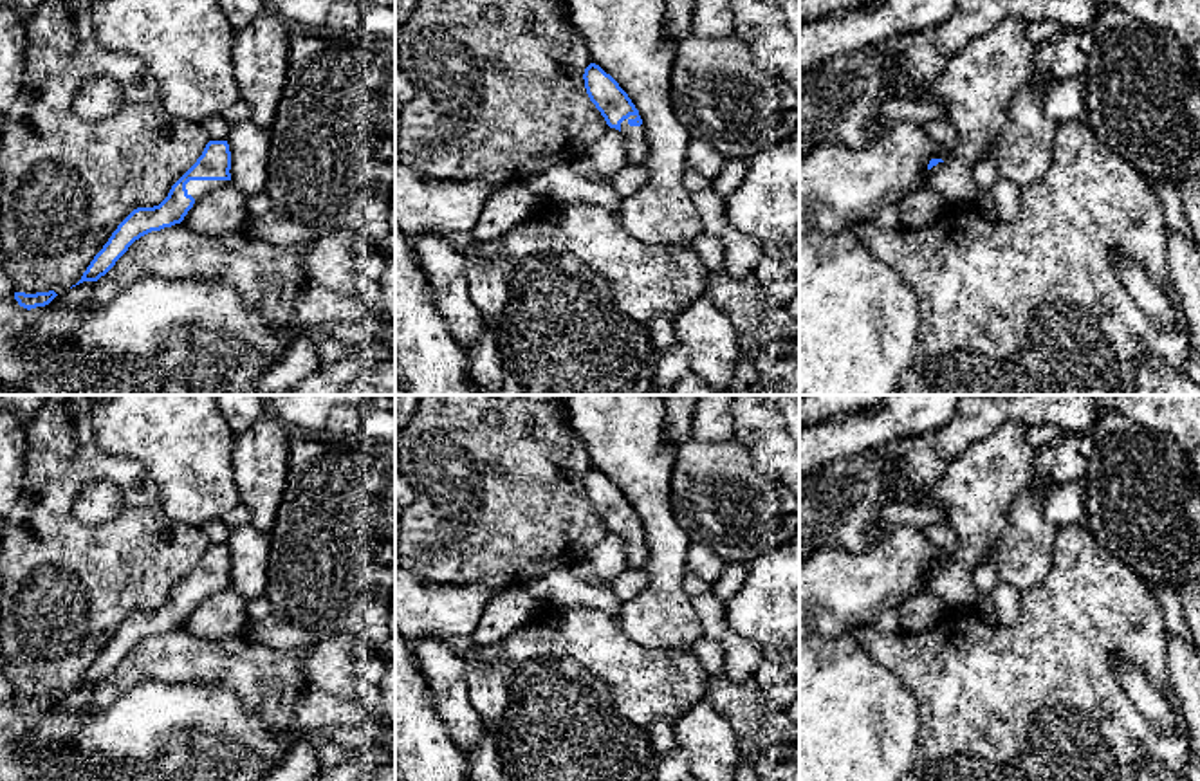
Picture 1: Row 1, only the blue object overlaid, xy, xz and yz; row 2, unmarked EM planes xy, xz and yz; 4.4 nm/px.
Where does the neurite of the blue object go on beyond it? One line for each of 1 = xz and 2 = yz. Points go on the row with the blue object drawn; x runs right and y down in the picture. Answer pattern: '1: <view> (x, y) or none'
1: xz (637, 148)
2: yz (978, 82)

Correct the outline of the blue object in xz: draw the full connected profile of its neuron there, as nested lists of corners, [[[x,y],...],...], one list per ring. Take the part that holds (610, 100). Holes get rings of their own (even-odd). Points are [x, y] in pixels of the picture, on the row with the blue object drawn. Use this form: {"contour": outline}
{"contour": [[[590,63],[585,69],[583,79],[590,101],[601,112],[606,124],[624,133],[628,164],[644,164],[650,153],[650,144],[644,137],[639,110],[628,94],[595,63]]]}

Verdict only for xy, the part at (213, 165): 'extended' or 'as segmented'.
extended

